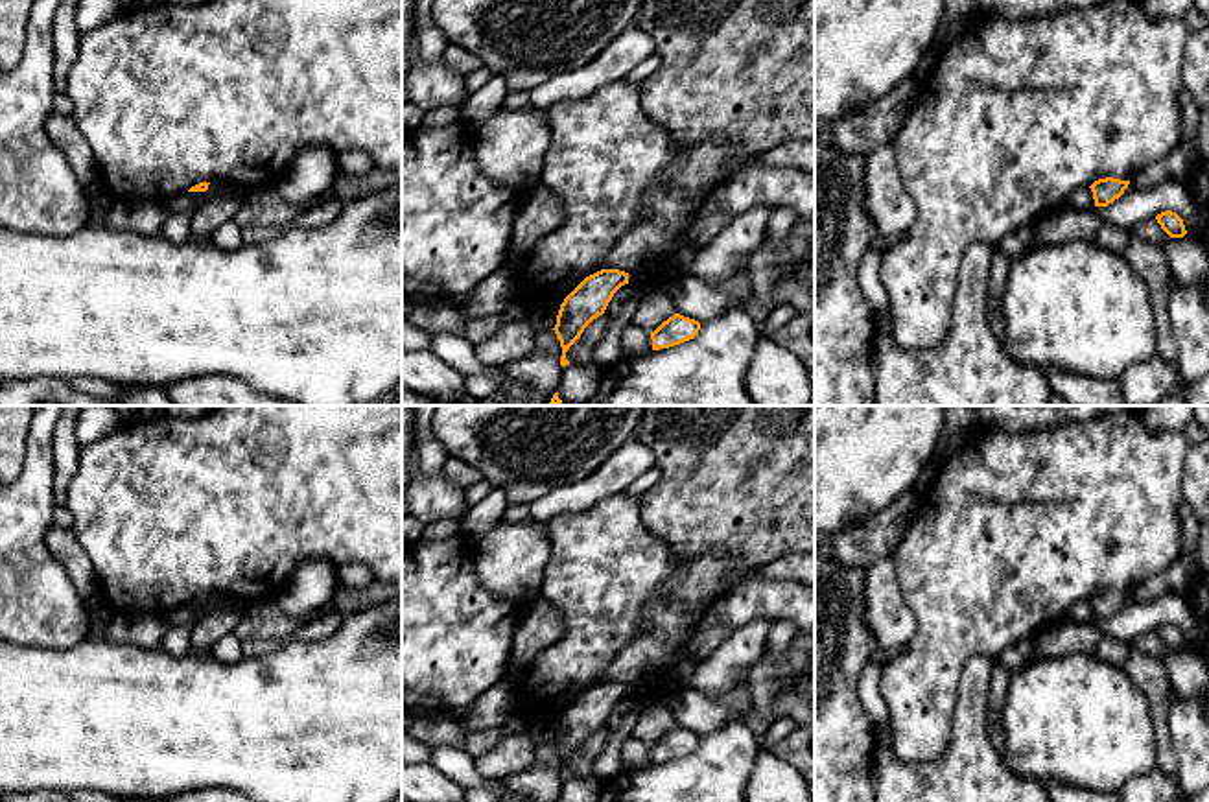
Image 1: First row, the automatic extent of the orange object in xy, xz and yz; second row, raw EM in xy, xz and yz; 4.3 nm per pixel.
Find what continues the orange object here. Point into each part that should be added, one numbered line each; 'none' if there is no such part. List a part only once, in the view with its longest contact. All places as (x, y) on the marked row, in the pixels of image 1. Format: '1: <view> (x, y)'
none

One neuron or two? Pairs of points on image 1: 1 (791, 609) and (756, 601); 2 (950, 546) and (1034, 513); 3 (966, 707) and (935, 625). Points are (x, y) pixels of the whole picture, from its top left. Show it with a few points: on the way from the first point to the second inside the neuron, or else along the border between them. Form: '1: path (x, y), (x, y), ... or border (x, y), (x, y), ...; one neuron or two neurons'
1: path (782, 601), (765, 601); one neuron
2: path (970, 546), (997, 546), (1014, 530); one neuron
3: border (988, 655), (974, 655), (966, 662), (950, 727); two neurons

